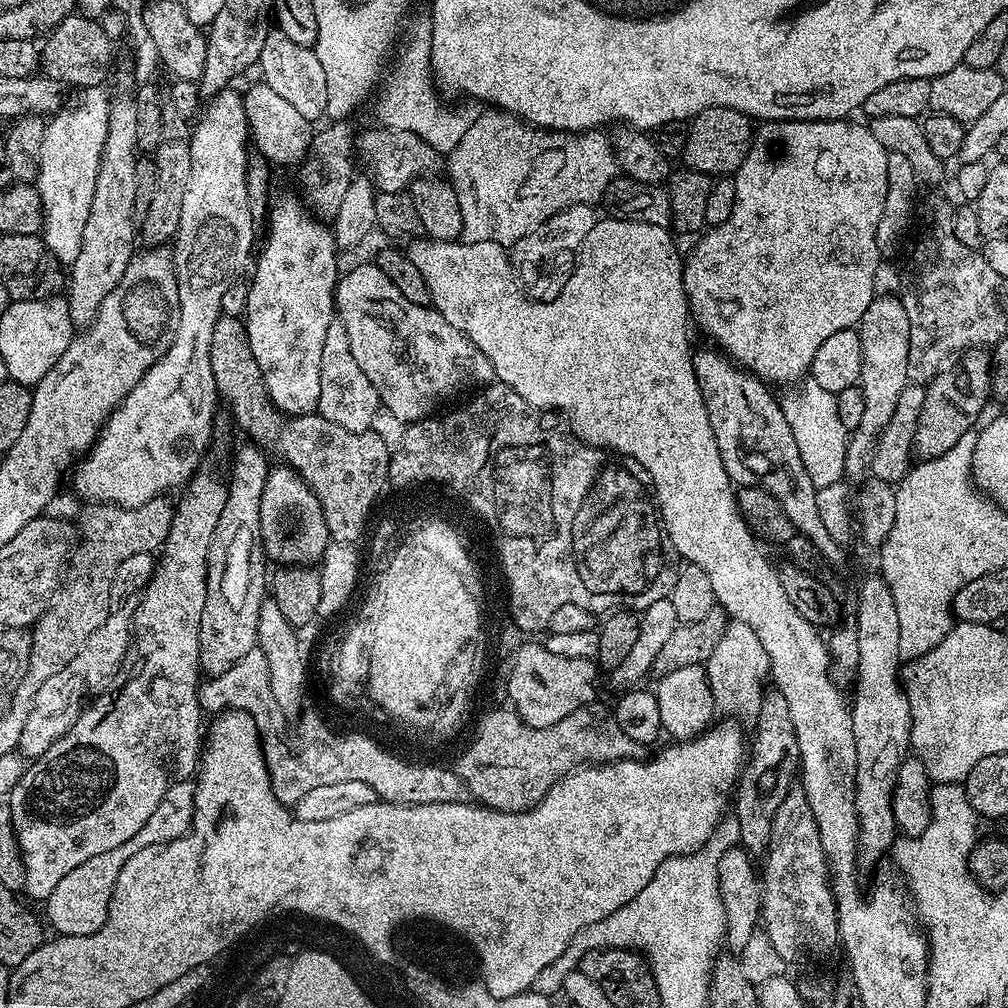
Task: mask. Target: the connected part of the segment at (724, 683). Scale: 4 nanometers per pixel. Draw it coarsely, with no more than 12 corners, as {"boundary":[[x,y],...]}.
{"boundary":[[732,620],[704,665],[725,717],[760,716],[770,661],[758,634]]}

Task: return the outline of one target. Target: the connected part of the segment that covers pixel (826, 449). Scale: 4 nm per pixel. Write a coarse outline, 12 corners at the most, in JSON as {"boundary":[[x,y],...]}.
{"boundary":[[808,382],[780,409],[816,489],[846,476],[850,430]]}

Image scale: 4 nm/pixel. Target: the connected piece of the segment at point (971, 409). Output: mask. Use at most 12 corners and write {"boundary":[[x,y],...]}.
{"boundary":[[984,348],[959,357],[924,388],[914,434],[921,461],[977,427],[993,395]]}

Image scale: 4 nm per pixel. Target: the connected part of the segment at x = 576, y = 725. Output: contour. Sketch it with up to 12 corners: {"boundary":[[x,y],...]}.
{"boundary":[[600,702],[545,728],[496,708],[454,770],[527,812],[577,768],[636,758]]}

